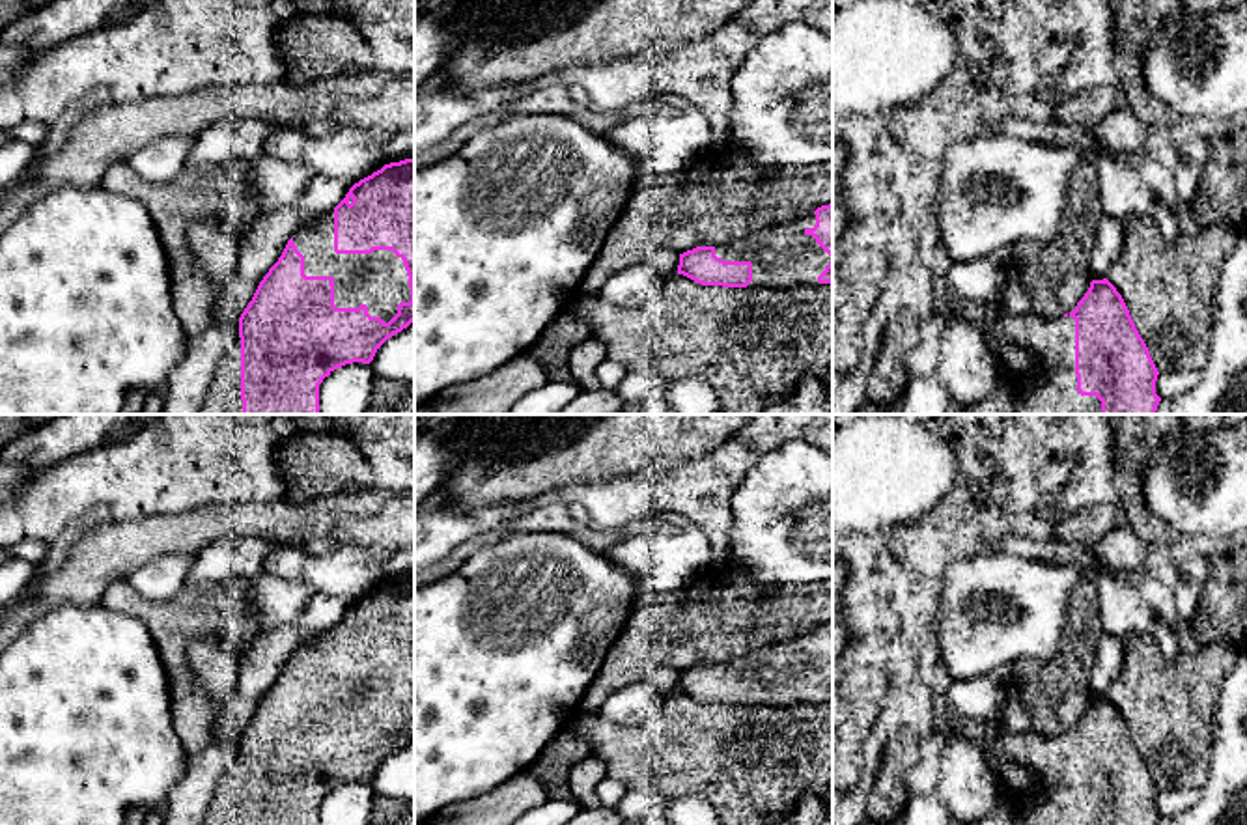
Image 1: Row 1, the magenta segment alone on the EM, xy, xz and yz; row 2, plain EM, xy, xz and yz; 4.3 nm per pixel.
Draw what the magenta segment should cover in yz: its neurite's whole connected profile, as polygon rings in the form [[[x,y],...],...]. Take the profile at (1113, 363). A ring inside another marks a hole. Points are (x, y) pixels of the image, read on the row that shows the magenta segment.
[[[1092,280],[1077,306],[1057,319],[1032,314],[1001,314],[991,329],[999,345],[1012,345],[1032,357],[1034,366],[1027,373],[1014,375],[1016,414],[1156,414],[1161,398],[1156,394],[1157,368],[1141,338],[1129,310],[1107,280]]]

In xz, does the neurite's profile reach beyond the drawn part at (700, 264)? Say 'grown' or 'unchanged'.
grown

